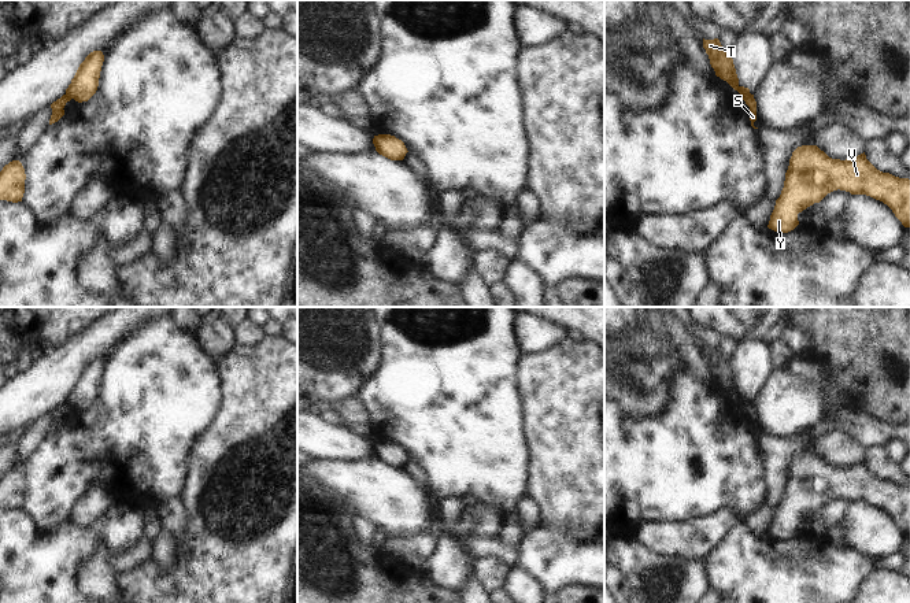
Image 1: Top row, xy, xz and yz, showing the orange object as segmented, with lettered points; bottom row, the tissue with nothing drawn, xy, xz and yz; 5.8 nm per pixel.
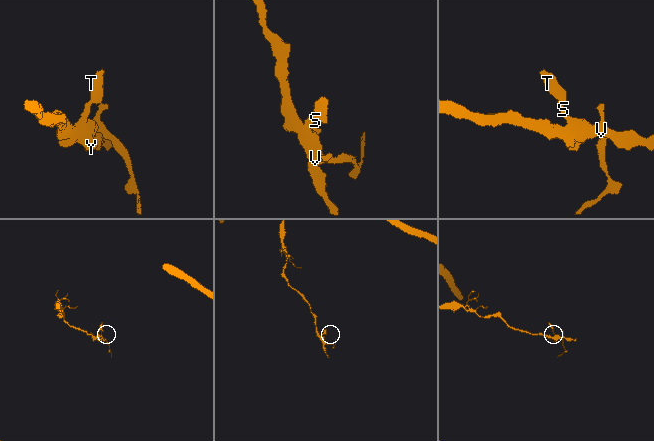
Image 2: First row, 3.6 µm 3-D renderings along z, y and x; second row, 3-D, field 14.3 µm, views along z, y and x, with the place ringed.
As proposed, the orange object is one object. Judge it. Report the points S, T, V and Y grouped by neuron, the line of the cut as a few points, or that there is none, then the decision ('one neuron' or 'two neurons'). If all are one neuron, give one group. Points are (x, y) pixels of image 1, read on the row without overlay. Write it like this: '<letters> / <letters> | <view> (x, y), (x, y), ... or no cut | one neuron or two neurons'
S V Y / T | yz (743, 400), (753, 403) | two neurons

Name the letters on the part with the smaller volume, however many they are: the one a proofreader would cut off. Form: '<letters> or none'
T

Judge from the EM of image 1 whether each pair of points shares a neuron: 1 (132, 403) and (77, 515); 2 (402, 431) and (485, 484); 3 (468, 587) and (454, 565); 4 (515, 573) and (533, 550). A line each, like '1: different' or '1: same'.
1: different
2: same
3: different
4: different

